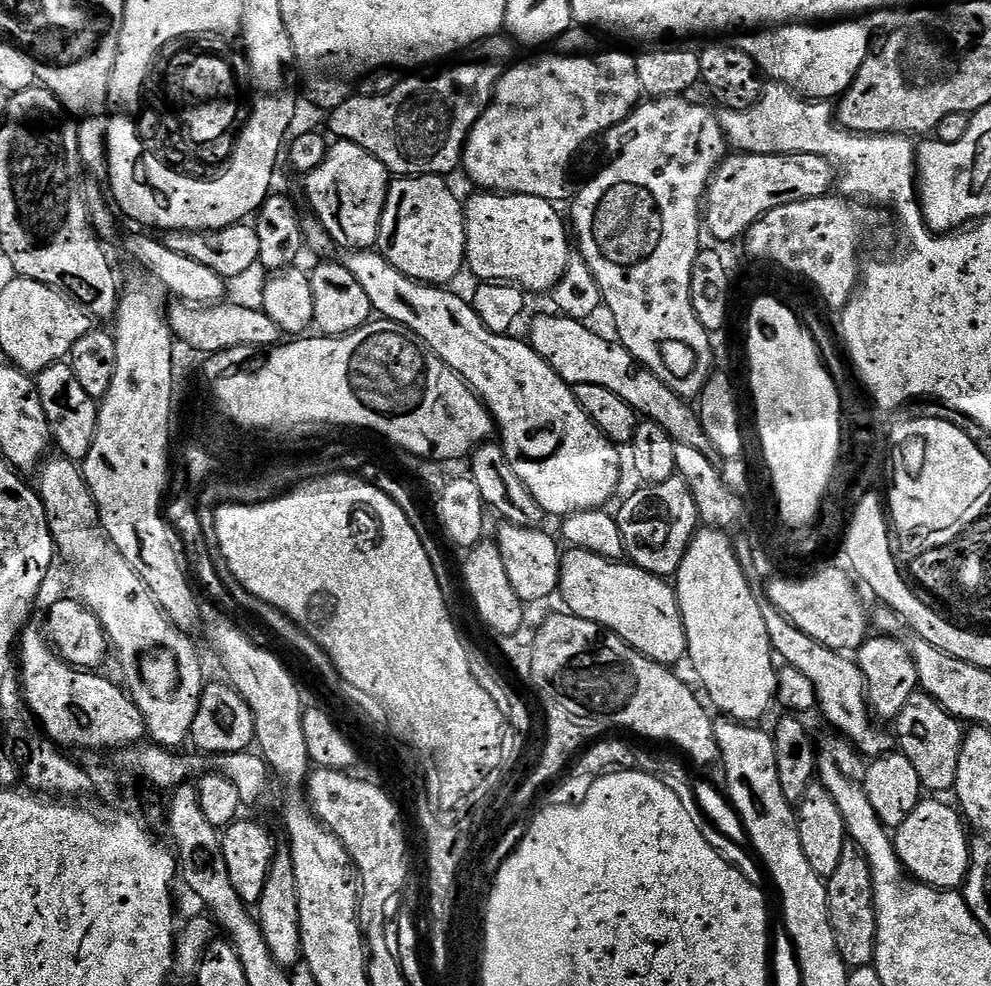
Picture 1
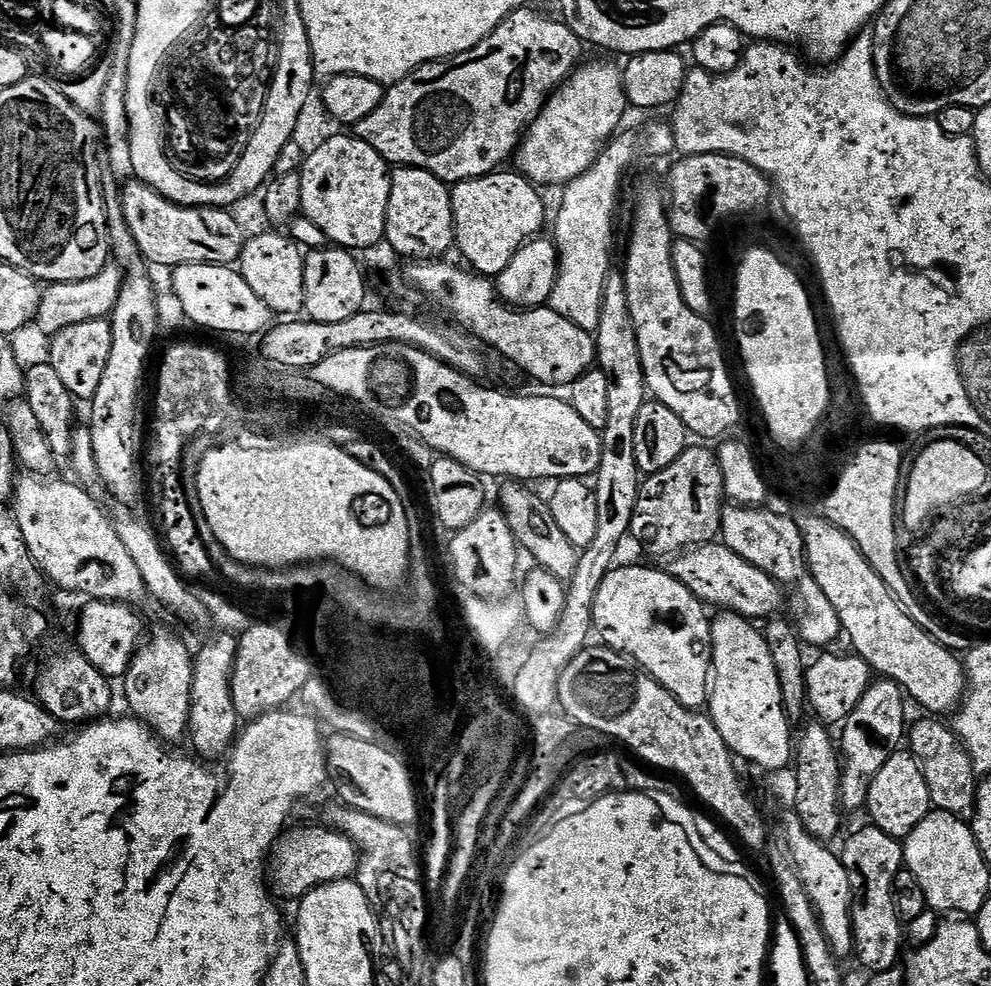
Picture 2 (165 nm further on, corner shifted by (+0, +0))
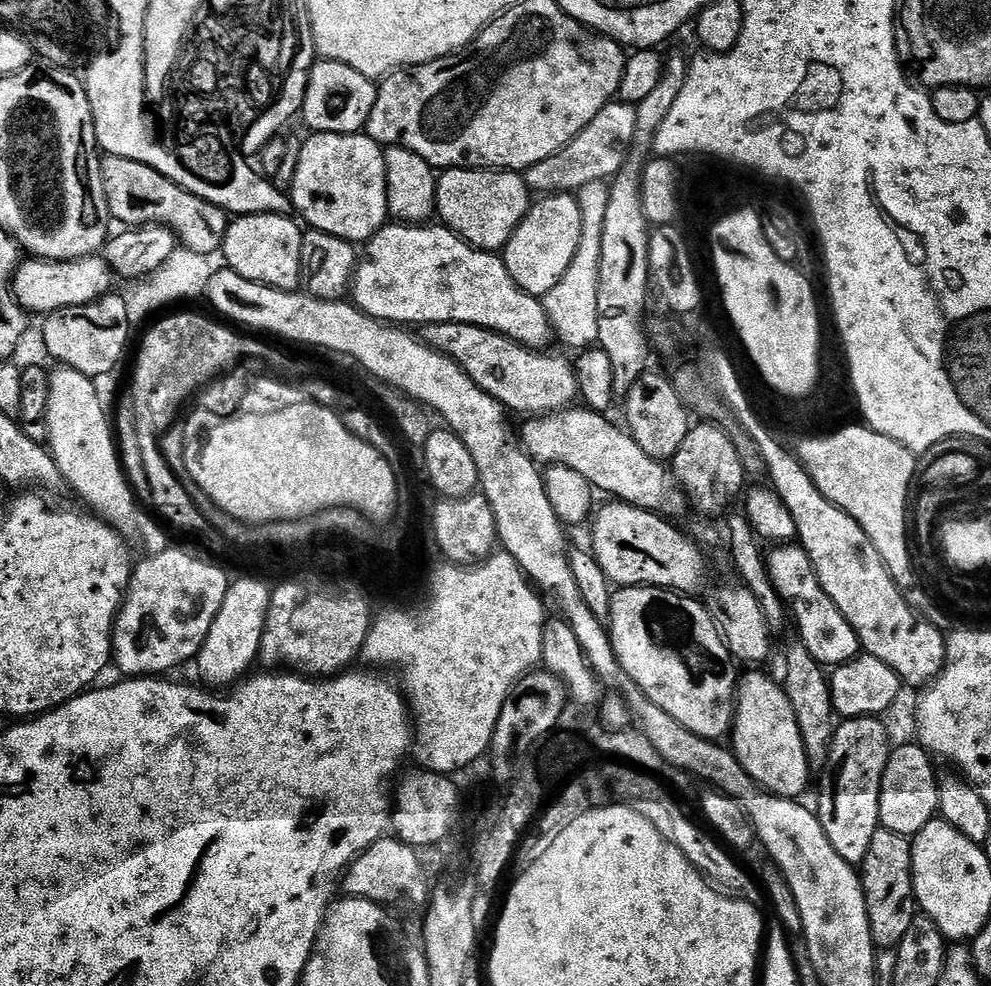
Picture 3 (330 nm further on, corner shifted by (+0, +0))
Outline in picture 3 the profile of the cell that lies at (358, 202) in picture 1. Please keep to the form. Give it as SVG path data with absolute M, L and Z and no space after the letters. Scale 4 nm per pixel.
M317 132L309 137L309 140L307 138L303 141L300 148L301 157L297 162L290 189L293 209L297 213L300 211L299 219L308 228L317 228L343 240L353 242L371 240L389 219L384 148L366 134L347 136L333 132Z

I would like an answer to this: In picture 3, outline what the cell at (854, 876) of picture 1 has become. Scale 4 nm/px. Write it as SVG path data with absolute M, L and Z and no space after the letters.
M877 828L862 865L862 883L872 943L880 950L893 949L902 942L906 930L910 930L918 915L916 891L912 885L911 839L894 834L894 830Z

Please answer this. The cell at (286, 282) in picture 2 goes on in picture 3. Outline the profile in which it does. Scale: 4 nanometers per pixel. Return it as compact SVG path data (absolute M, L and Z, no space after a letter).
M273 212L236 216L224 234L223 263L250 282L265 284L283 292L297 291L301 287L300 259L304 232L301 225L295 219L292 221L292 218L288 214L279 216Z

